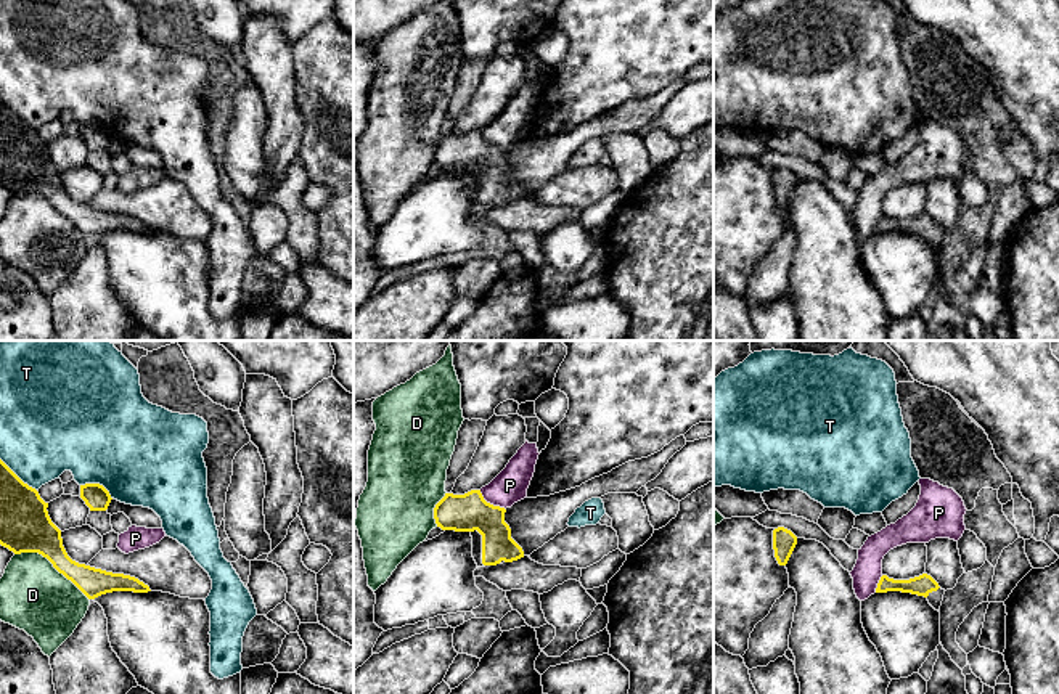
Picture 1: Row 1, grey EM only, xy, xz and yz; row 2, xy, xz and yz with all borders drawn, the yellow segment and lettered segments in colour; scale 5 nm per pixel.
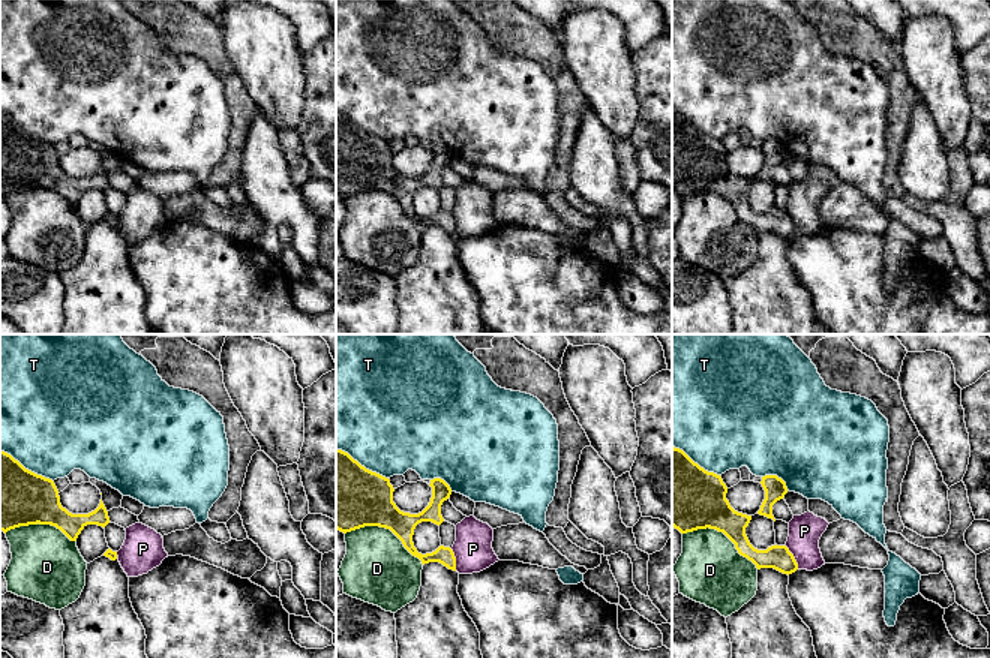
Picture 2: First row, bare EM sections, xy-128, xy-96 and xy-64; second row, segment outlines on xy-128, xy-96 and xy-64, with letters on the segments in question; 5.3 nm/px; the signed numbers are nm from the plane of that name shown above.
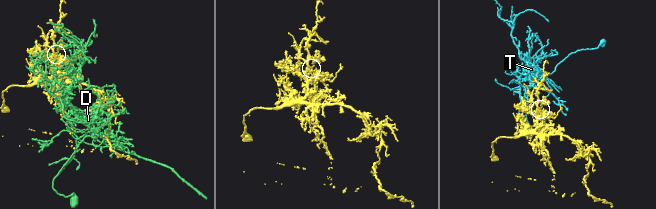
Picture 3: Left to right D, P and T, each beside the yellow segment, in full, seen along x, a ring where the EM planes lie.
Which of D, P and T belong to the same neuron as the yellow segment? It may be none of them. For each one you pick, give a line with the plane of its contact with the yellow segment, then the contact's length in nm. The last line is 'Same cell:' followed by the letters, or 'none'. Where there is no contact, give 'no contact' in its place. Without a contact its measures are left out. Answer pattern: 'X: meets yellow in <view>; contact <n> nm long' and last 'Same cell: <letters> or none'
Same cell: none

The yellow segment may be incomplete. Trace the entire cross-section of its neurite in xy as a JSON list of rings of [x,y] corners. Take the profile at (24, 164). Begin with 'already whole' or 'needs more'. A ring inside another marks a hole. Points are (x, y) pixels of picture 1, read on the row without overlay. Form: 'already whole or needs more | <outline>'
already whole | [[[0,100],[0,185],[13,191],[39,193],[71,220],[88,239],[112,231],[148,233],[148,225],[135,217],[112,214],[72,201],[61,178],[61,170],[48,156],[48,143],[24,124]]]

